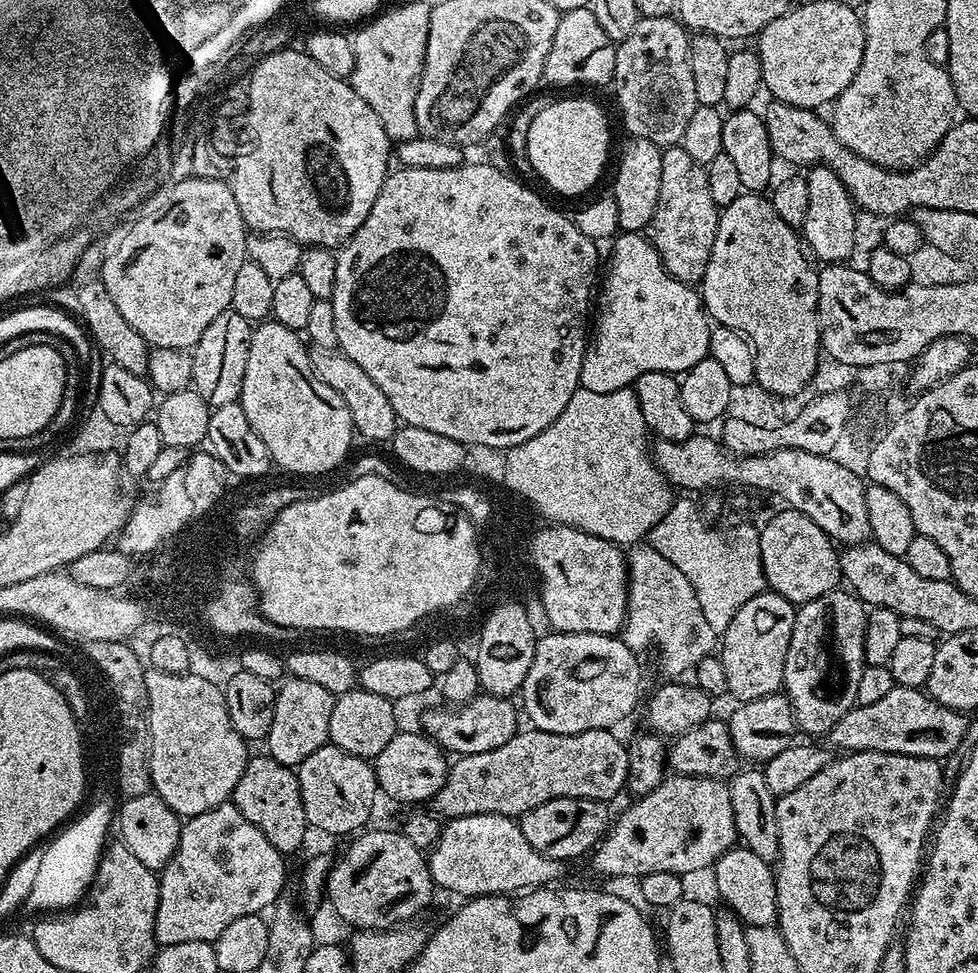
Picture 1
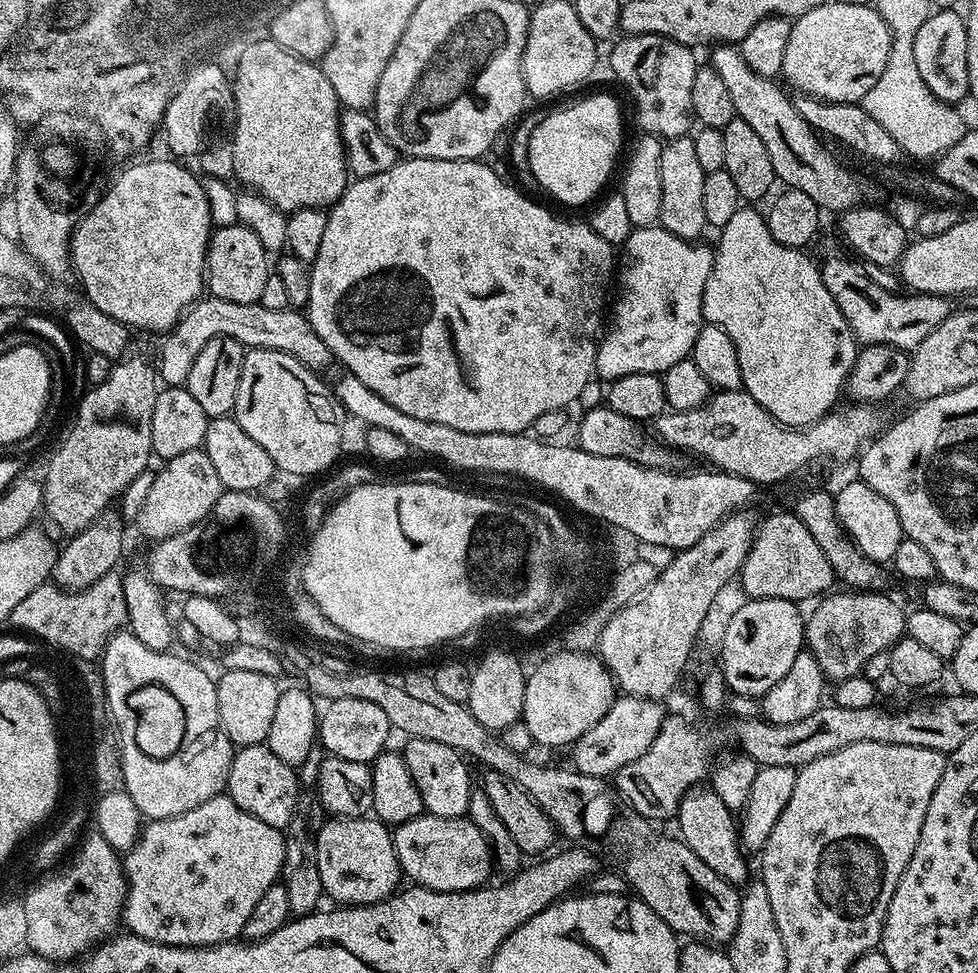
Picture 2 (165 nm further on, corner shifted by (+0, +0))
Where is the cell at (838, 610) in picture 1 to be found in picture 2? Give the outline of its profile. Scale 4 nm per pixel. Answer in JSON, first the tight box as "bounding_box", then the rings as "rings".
{"bounding_box":[804,591,905,682],"rings":[[[833,591],[831,594],[825,595],[823,599],[817,603],[821,604],[818,605],[812,613],[810,611],[807,613],[804,626],[804,638],[807,651],[811,652],[812,657],[818,662],[818,666],[822,666],[825,677],[832,682],[839,682],[851,676],[861,675],[866,666],[866,662],[870,662],[870,658],[874,658],[874,654],[887,652],[892,645],[900,640],[901,636],[905,635],[905,609],[900,609],[890,597],[883,596],[883,591],[840,591],[844,592]]]}

